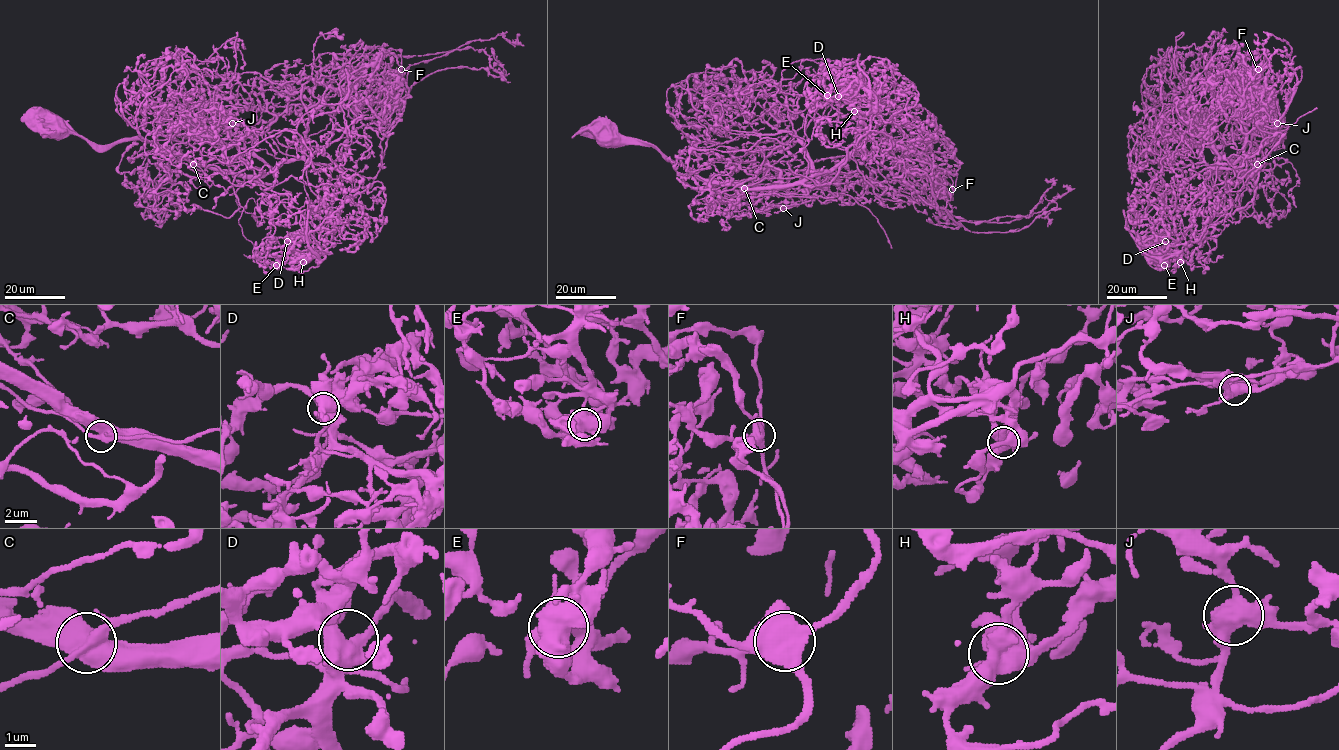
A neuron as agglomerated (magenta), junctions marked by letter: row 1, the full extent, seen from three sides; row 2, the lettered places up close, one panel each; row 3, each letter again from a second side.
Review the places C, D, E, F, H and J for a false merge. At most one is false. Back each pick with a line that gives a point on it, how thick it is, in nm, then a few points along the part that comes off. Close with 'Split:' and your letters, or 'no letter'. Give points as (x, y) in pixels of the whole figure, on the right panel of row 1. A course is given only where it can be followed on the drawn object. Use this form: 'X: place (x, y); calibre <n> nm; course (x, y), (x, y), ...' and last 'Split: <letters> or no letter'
H: place (1180, 262); calibre 600 nm; course (1179, 262), (1181, 253), (1161, 260), (1146, 255), (1136, 242), (1146, 241), (1168, 229), (1171, 231), (1163, 235)
Split: H

